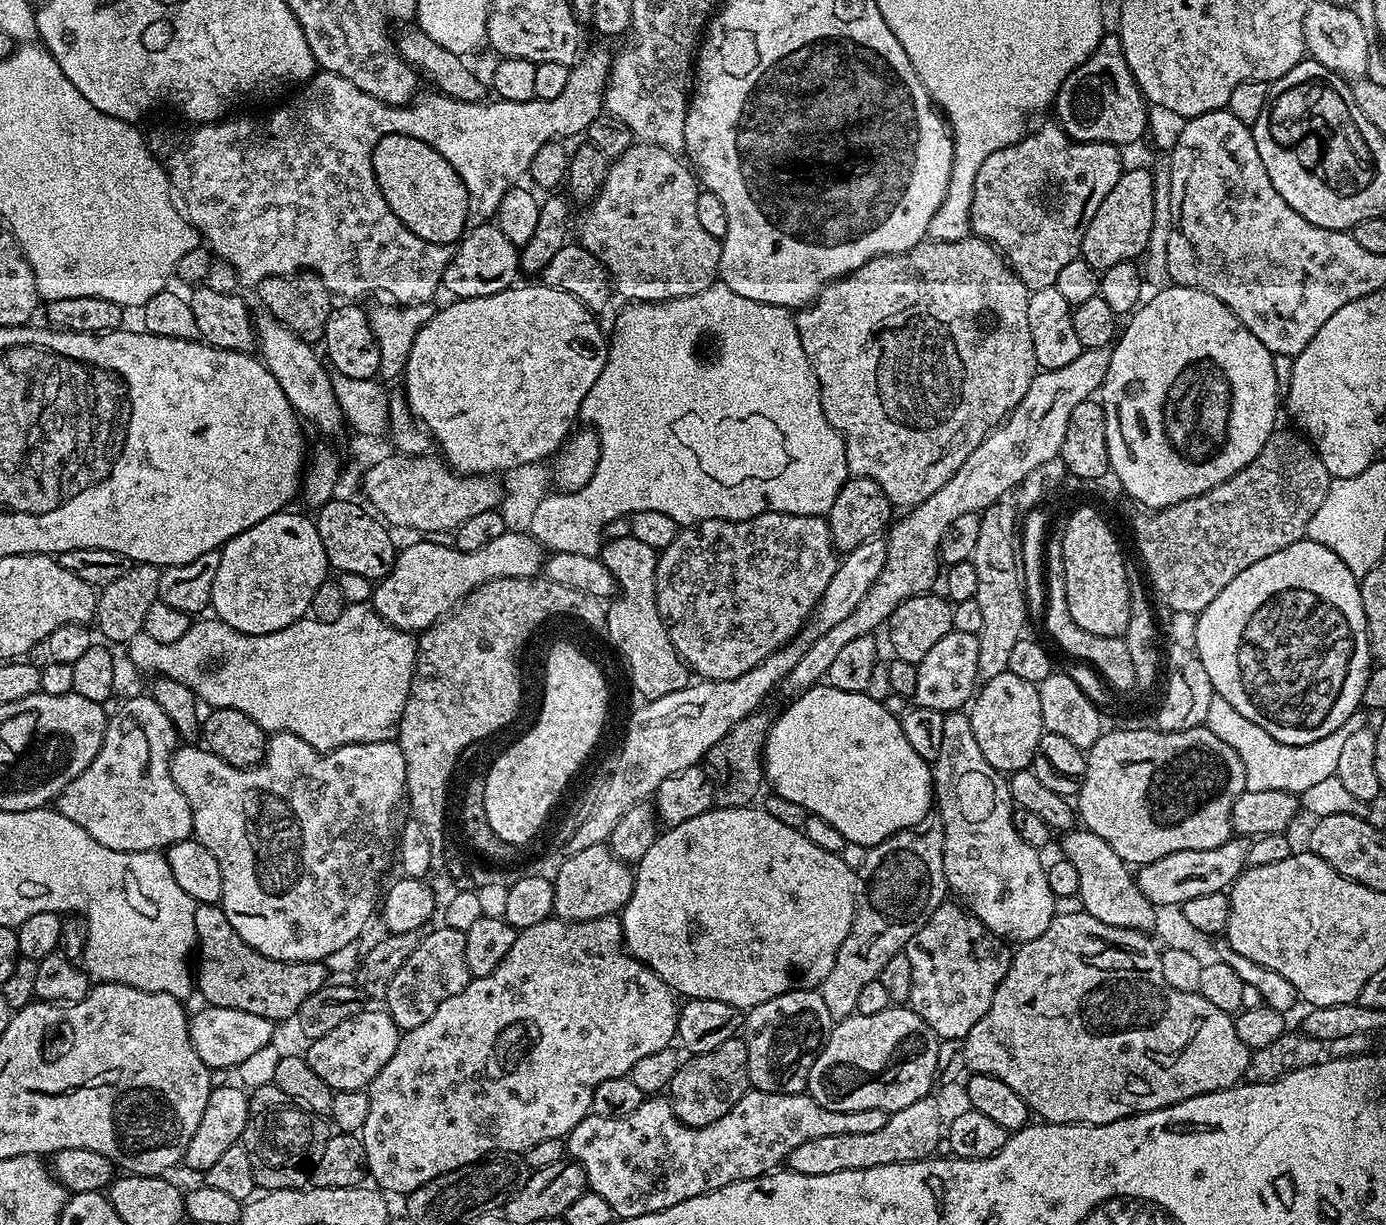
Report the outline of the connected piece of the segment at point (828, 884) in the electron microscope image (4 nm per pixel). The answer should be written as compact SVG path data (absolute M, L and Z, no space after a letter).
M714 806L709 812L698 814L698 818L690 818L690 822L682 822L661 831L654 846L646 850L646 858L642 858L635 865L632 893L622 913L624 943L628 951L647 968L654 970L654 974L658 974L658 978L662 978L662 982L666 982L673 993L689 1000L714 998L714 1002L730 1002L730 1006L747 1010L762 1002L770 1002L770 998L778 998L778 994L783 992L795 992L797 988L815 989L834 967L834 958L842 942L846 942L846 934L850 934L850 926L856 913L858 872L844 858L843 855L828 853L826 849L810 842L810 838L801 829L785 826L778 822L778 818L770 818L770 814L763 807Z

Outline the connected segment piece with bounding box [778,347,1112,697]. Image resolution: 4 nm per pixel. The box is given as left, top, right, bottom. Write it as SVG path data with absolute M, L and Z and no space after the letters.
M1111 347L1086 348L1067 366L1060 366L1058 370L1049 372L1037 371L1022 402L1018 402L1016 409L1008 413L1003 423L992 429L992 433L980 443L978 450L974 450L974 454L966 458L954 478L950 478L946 486L934 490L934 494L930 494L926 502L907 509L901 515L904 517L901 520L899 517L891 525L887 533L889 536L886 536L888 549L882 574L878 574L874 586L870 586L866 598L858 602L854 614L850 614L846 622L838 622L838 626L826 630L822 638L805 648L798 666L794 666L788 678L780 682L779 695L791 697L808 688L817 687L827 677L834 657L847 644L854 642L854 638L875 633L879 624L880 627L887 625L896 607L906 602L906 598L923 596L933 591L932 583L935 580L937 583L942 572L940 543L952 523L957 518L962 518L962 514L983 513L991 504L997 503L1002 494L1018 486L1032 470L1059 457L1062 442L1066 438L1066 426L1070 426L1070 414L1081 402L1091 400L1099 393L1111 357Z

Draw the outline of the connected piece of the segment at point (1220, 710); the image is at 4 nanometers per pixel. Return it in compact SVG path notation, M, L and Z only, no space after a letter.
M1216 696L1210 706L1206 726L1218 734L1218 738L1222 738L1230 750L1236 750L1238 758L1242 758L1242 766L1246 768L1247 790L1282 790L1303 794L1335 777L1344 743L1349 740L1350 734L1354 734L1354 730L1366 727L1363 714L1363 711L1357 710L1342 727L1334 730L1334 734L1326 734L1326 738L1318 738L1318 742L1306 742L1306 746L1286 746L1278 742L1278 738L1270 738L1262 726L1238 714L1238 710L1234 710L1226 698Z

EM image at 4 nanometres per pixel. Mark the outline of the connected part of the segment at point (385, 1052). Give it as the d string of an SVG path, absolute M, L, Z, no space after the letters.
M365 1010L342 1022L338 1030L330 1030L330 1034L311 1041L307 1045L306 1059L310 1070L314 1070L314 1074L318 1074L318 1078L322 1078L322 1082L335 1091L367 1089L378 1070L382 1070L382 1066L394 1058L401 1035L401 1029L396 1027L387 1011Z

